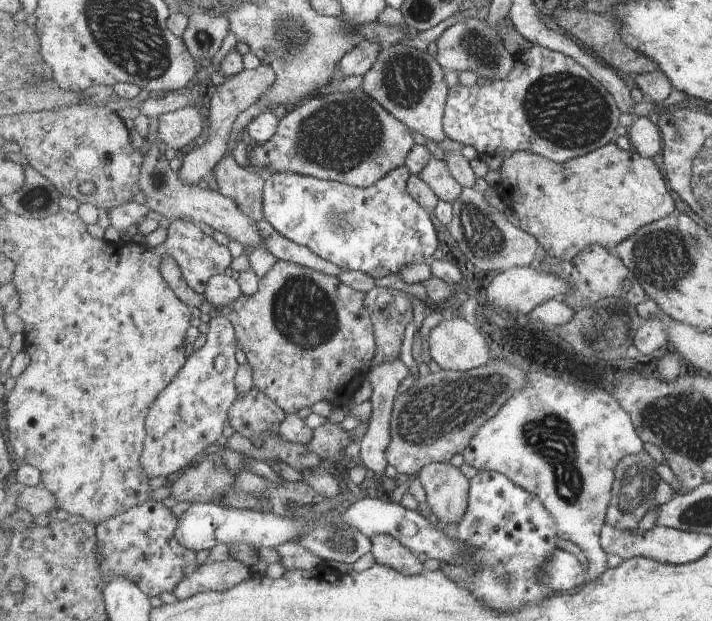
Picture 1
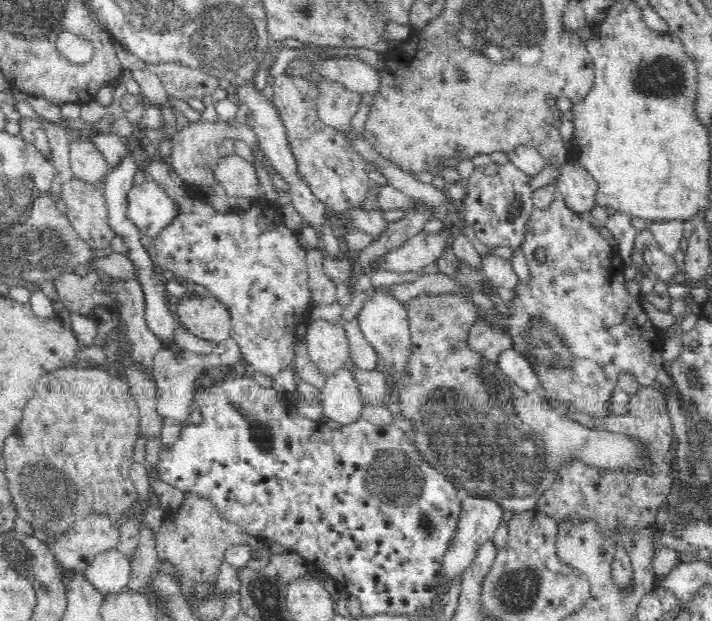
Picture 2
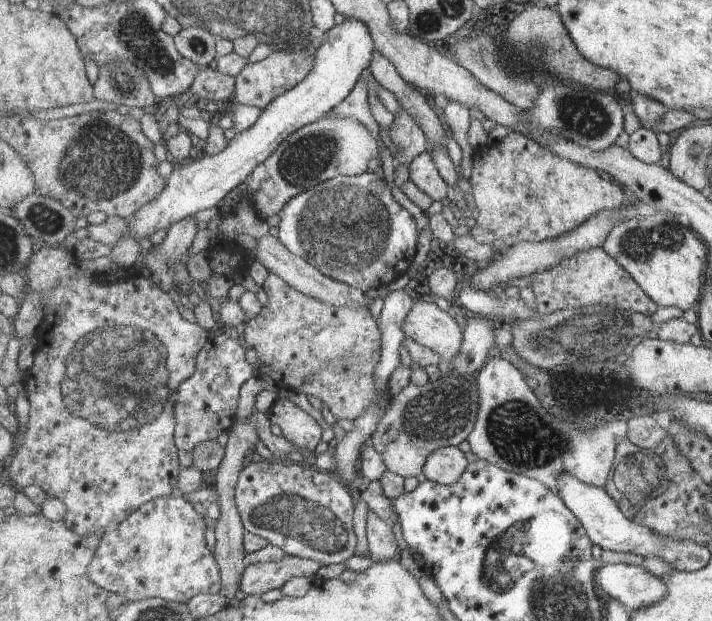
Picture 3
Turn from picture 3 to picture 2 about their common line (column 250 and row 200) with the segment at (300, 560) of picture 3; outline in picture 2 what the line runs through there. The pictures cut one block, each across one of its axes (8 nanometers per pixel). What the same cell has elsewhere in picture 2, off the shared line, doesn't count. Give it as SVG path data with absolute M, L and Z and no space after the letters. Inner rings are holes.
M572 158L560 167L560 176L557 179L558 194L568 207L579 215L597 206L597 188L598 183L579 159Z

